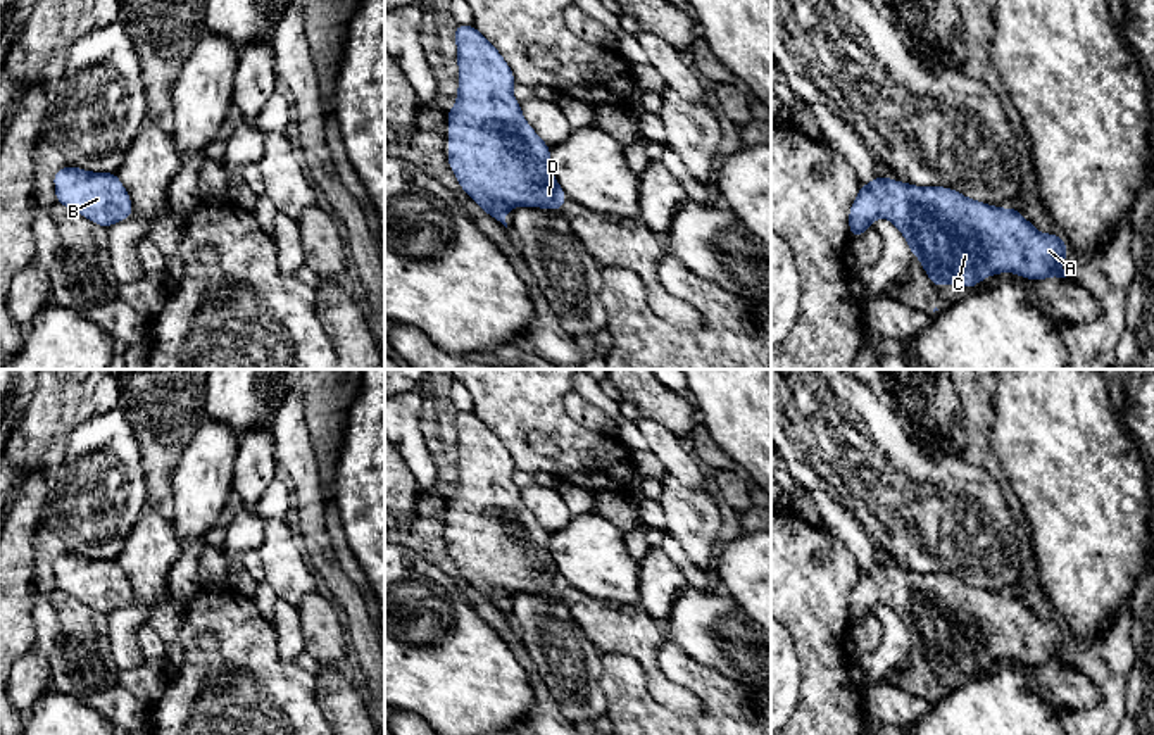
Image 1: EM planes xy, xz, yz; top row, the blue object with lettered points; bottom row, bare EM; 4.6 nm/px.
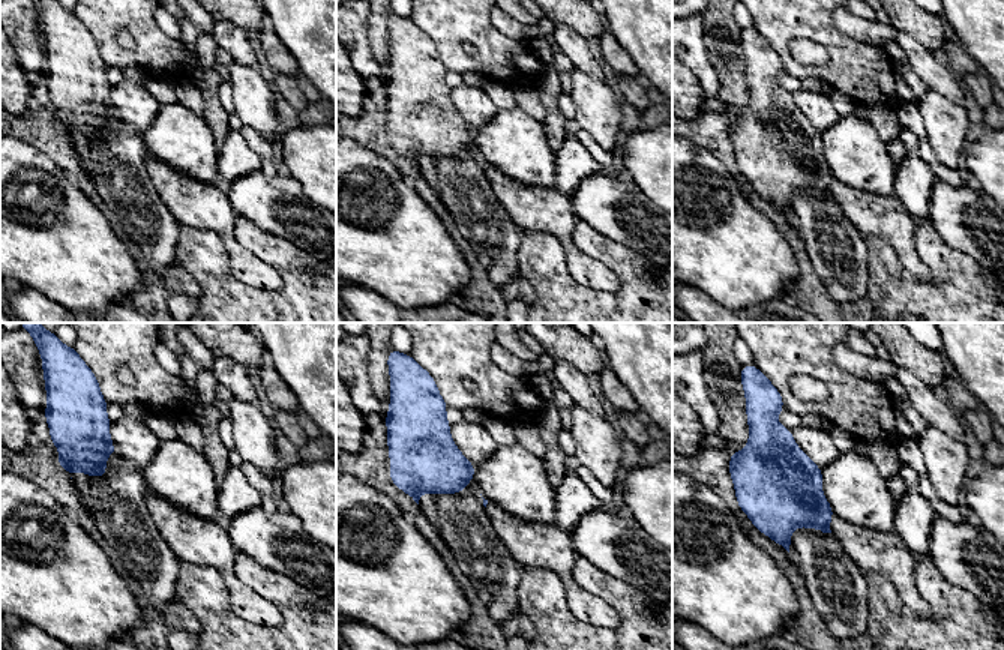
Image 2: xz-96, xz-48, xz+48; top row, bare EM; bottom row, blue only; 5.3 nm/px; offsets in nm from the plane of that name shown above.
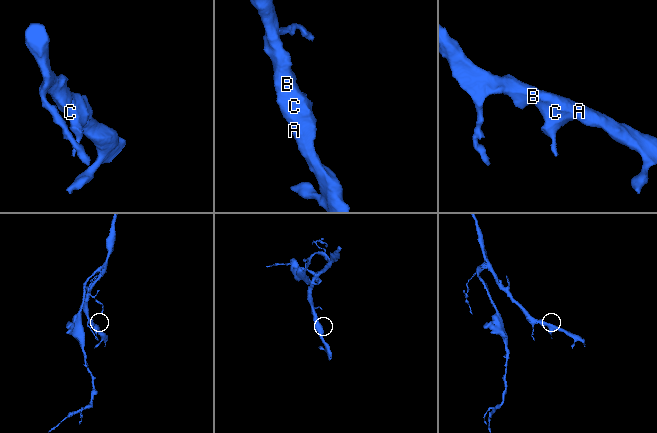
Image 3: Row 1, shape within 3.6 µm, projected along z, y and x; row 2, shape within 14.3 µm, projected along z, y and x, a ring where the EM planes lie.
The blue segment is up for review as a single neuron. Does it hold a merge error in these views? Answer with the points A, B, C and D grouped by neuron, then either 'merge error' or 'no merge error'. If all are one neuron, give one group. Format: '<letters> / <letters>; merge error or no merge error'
A B C D; no merge error

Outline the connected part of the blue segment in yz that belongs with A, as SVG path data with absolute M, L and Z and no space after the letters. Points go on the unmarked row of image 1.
M876 561L873 569L861 569L850 592L852 626L878 604L887 604L902 619L933 675L973 675L999 659L1032 668L1066 664L1064 626L1057 619L1042 621L1016 594L1002 595L954 575L925 575Z

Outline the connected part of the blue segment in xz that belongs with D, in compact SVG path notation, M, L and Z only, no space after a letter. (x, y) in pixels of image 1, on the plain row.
M455 411L459 474L455 492L447 497L448 538L447 549L462 578L471 583L492 606L505 614L505 600L512 594L526 592L562 597L568 587L550 552L550 533L535 519L521 499L521 488L512 481L516 464L500 438L471 411Z

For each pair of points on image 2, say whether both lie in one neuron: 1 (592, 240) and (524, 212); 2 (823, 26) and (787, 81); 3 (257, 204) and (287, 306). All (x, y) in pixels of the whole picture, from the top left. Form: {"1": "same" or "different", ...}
{"1": "different", "2": "different", "3": "different"}

